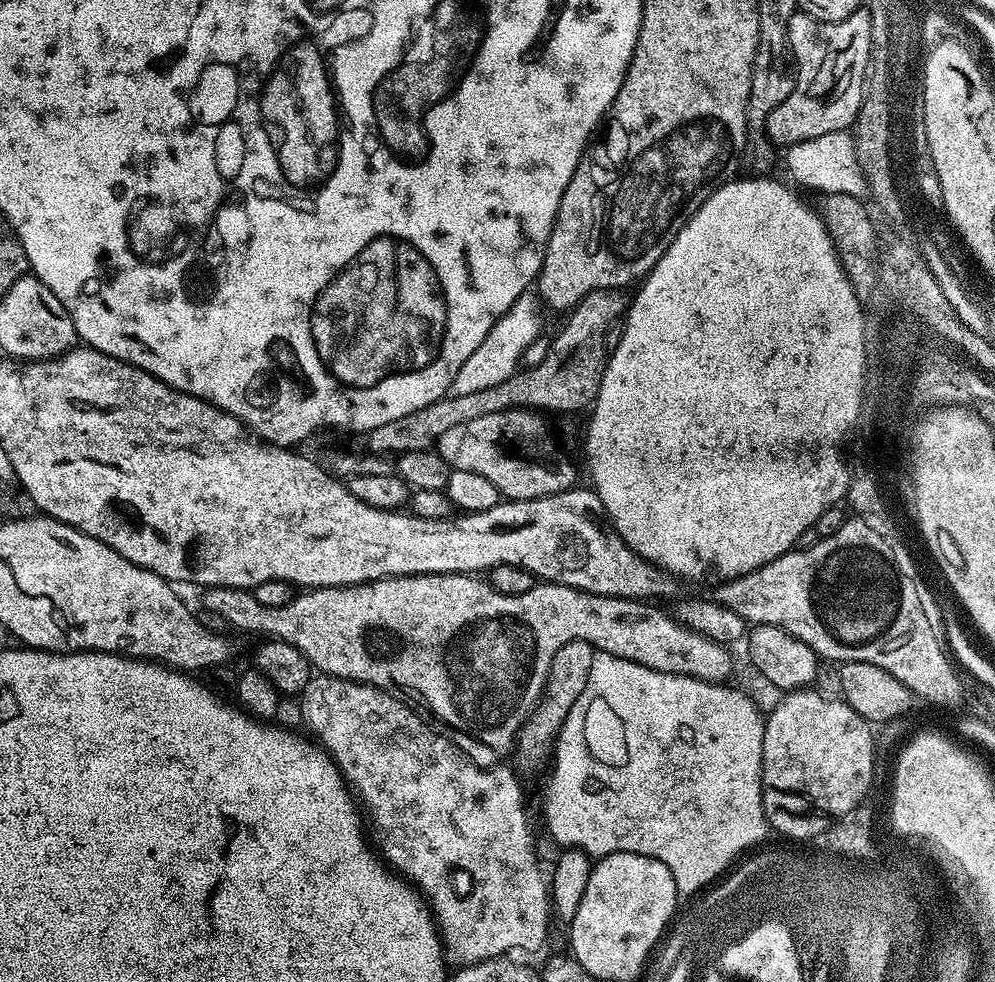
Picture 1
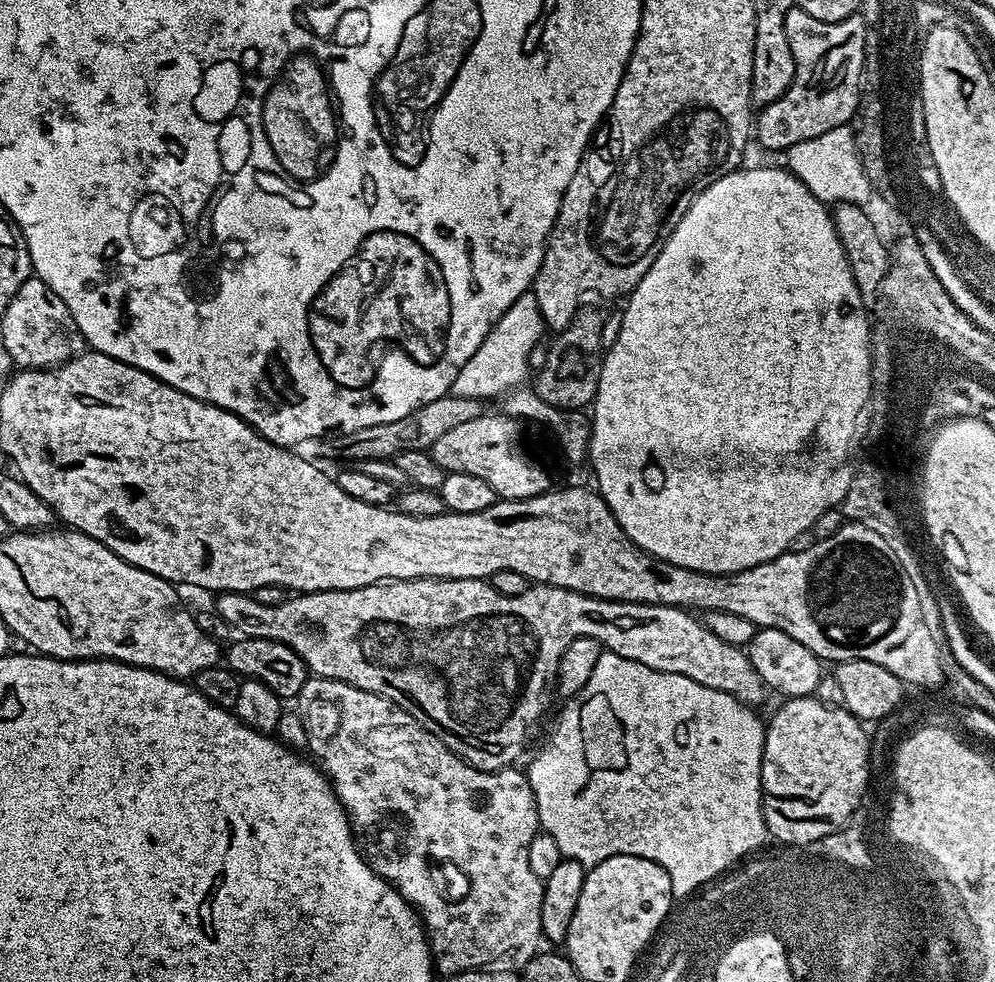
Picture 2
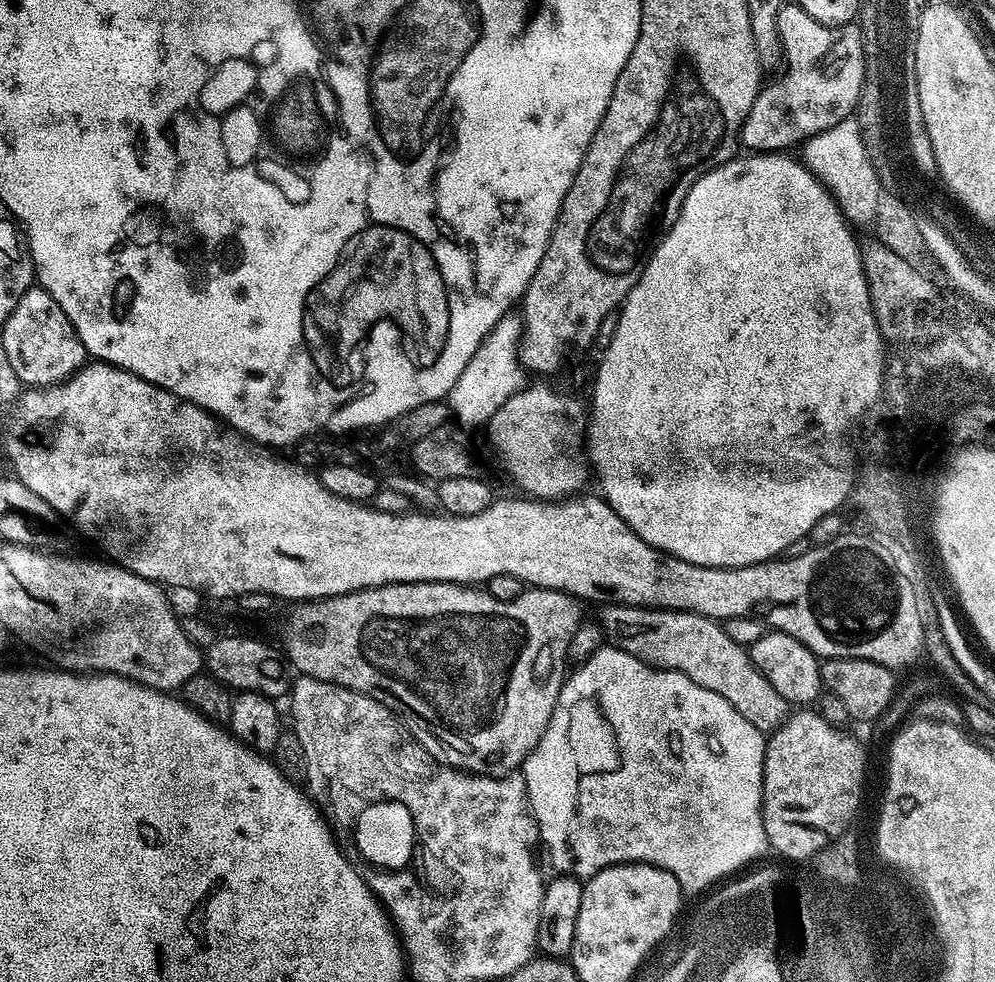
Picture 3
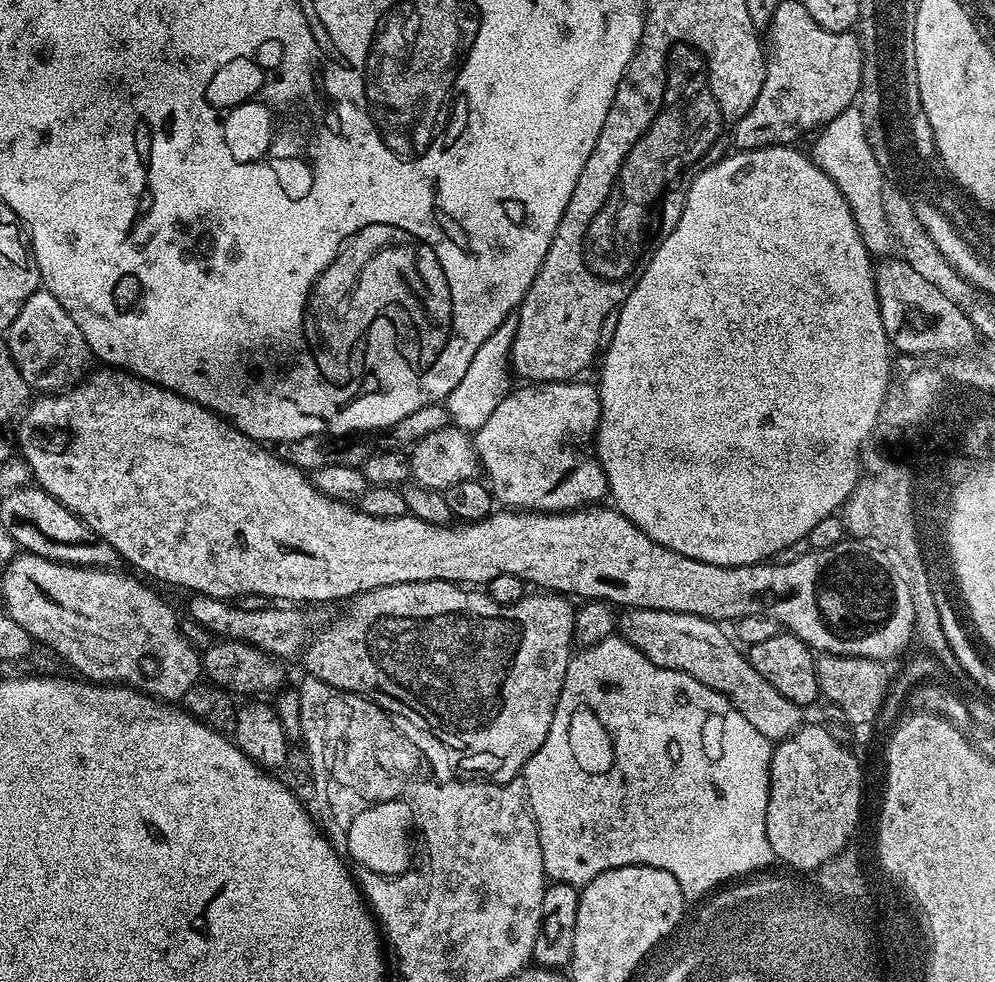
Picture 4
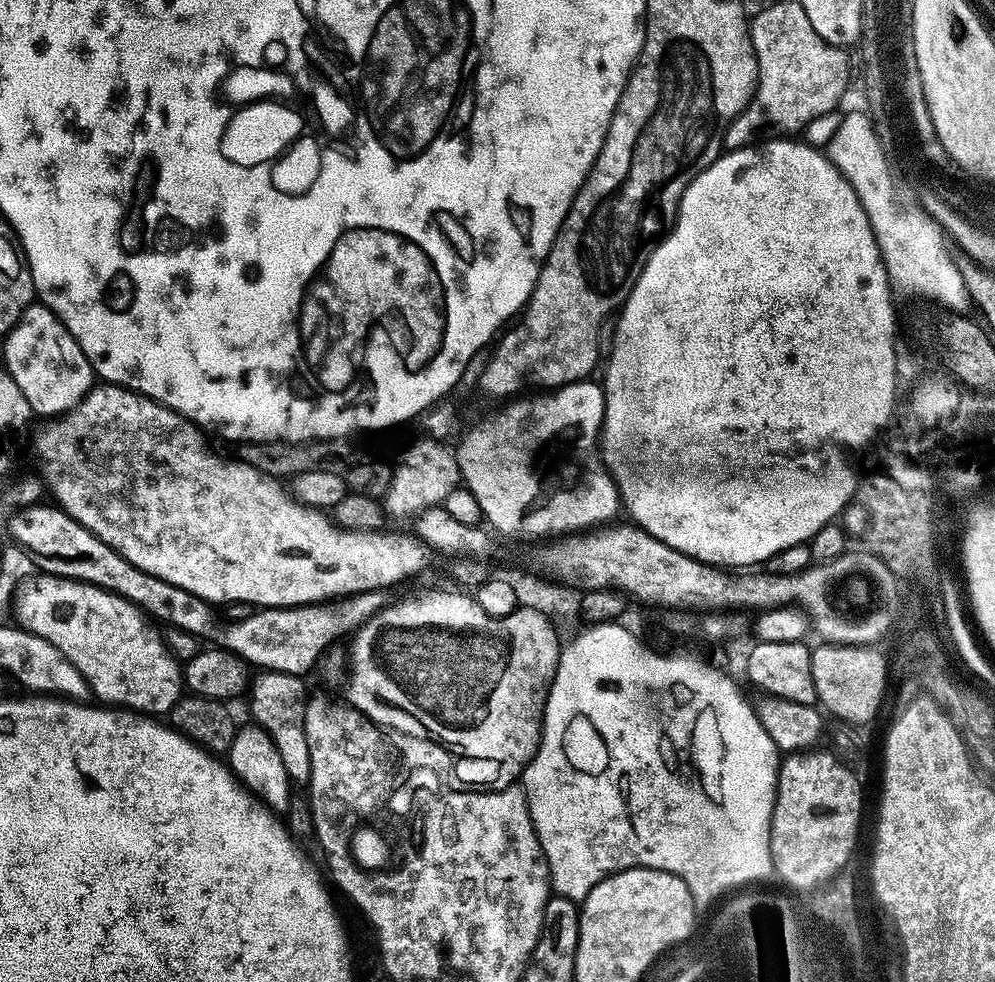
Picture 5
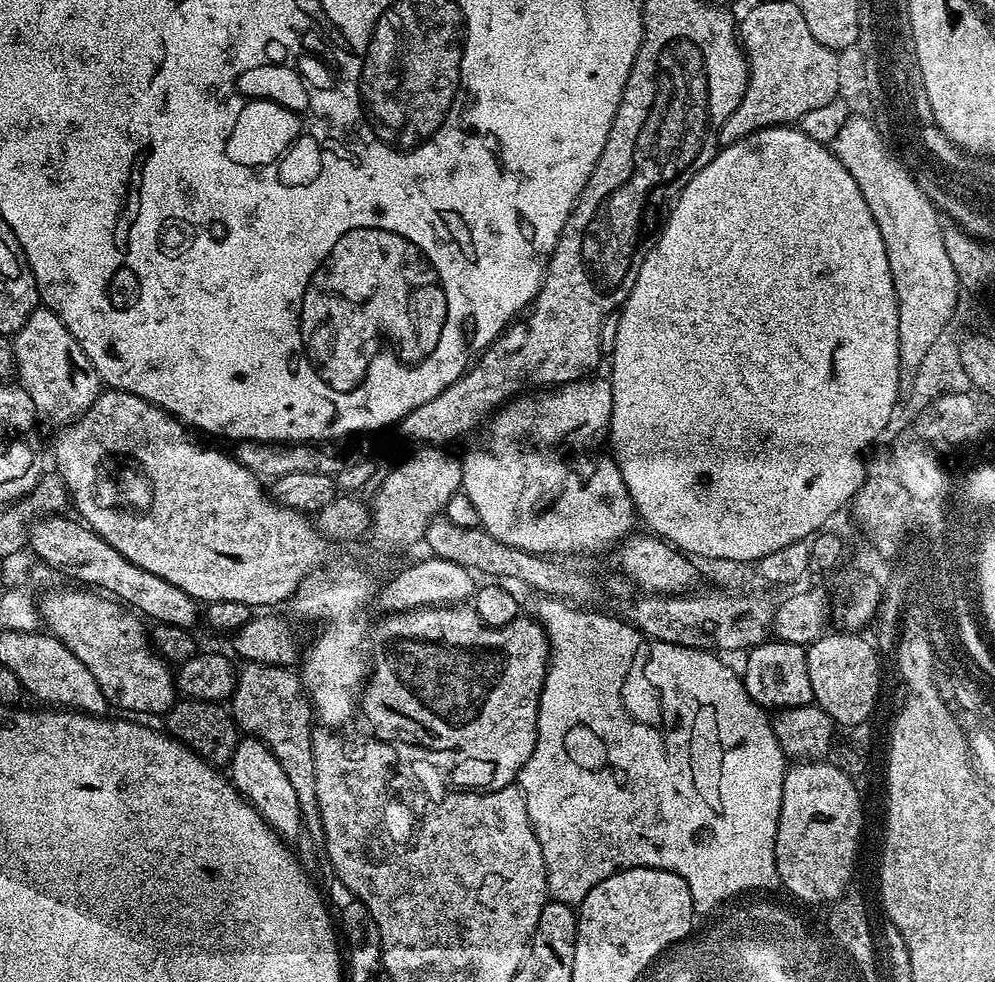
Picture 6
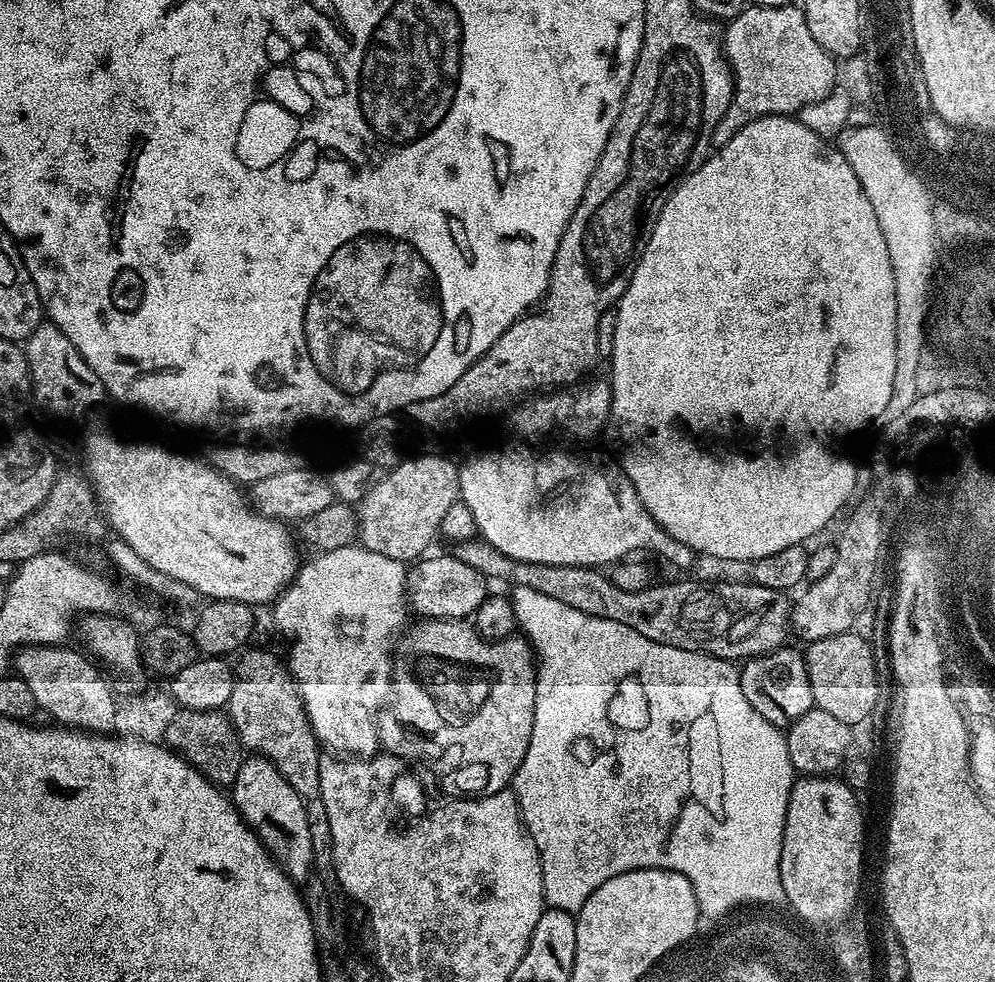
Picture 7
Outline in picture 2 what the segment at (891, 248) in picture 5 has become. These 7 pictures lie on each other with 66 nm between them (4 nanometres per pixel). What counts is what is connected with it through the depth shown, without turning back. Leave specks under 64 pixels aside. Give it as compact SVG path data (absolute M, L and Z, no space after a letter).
M848 124L826 130L826 134L818 134L818 138L806 138L806 142L790 146L786 149L786 156L788 171L808 187L812 196L822 201L856 204L868 195L868 186L862 173L863 162L856 148L856 132Z

